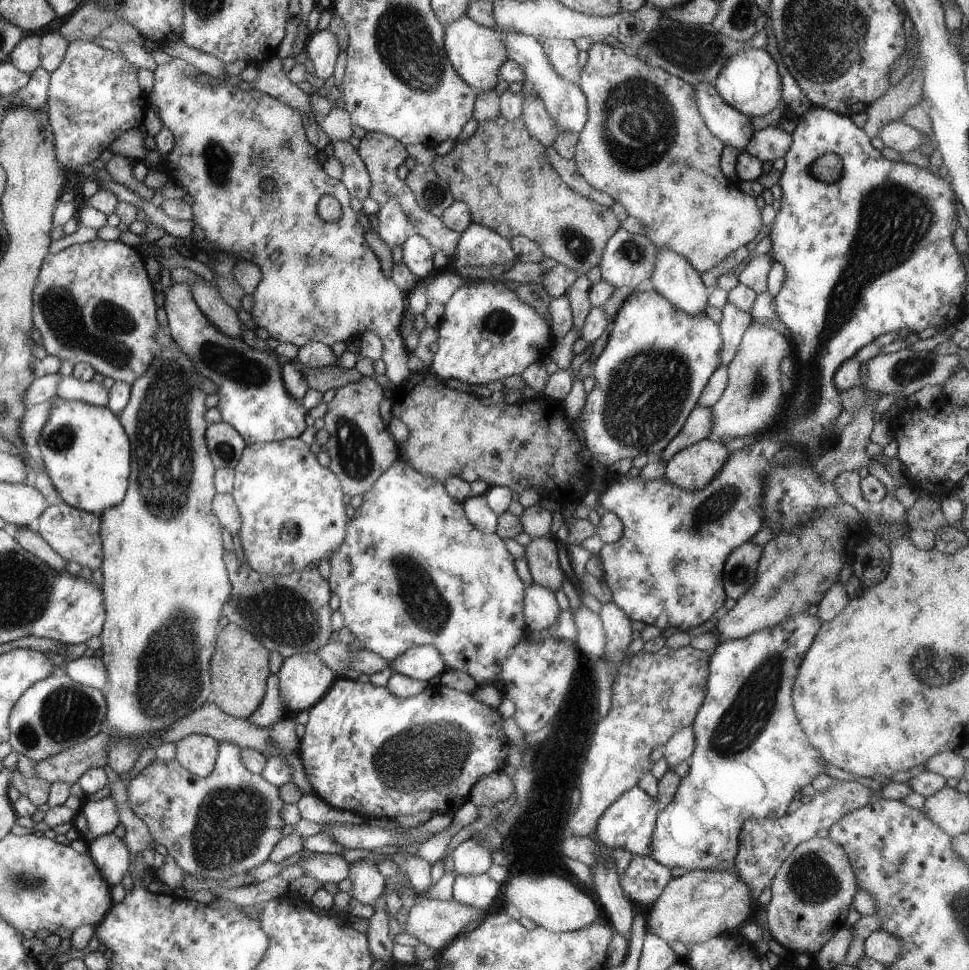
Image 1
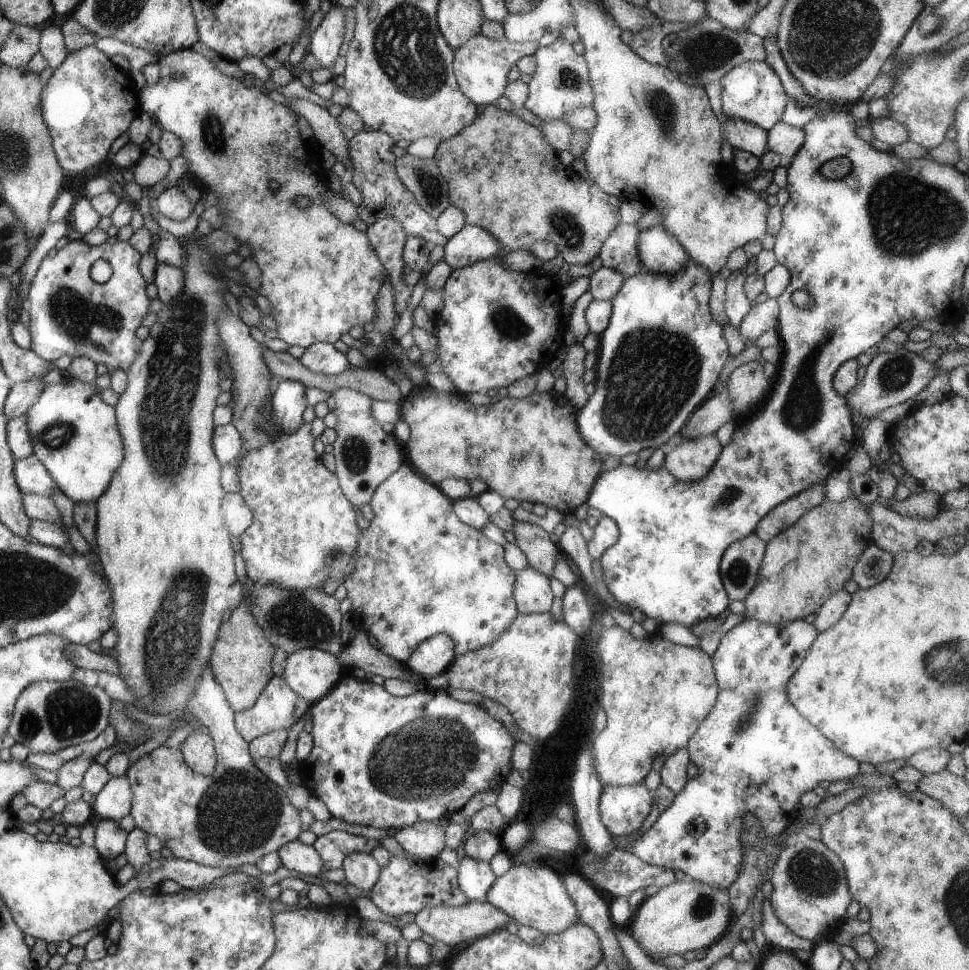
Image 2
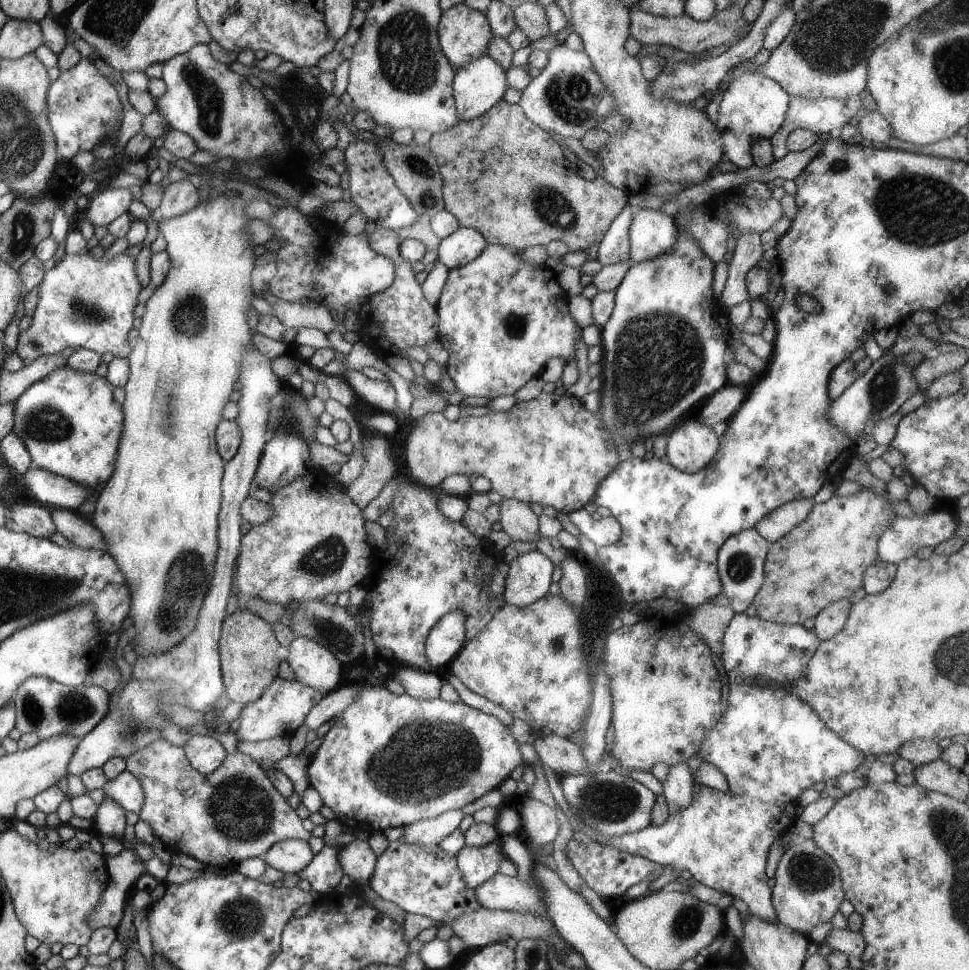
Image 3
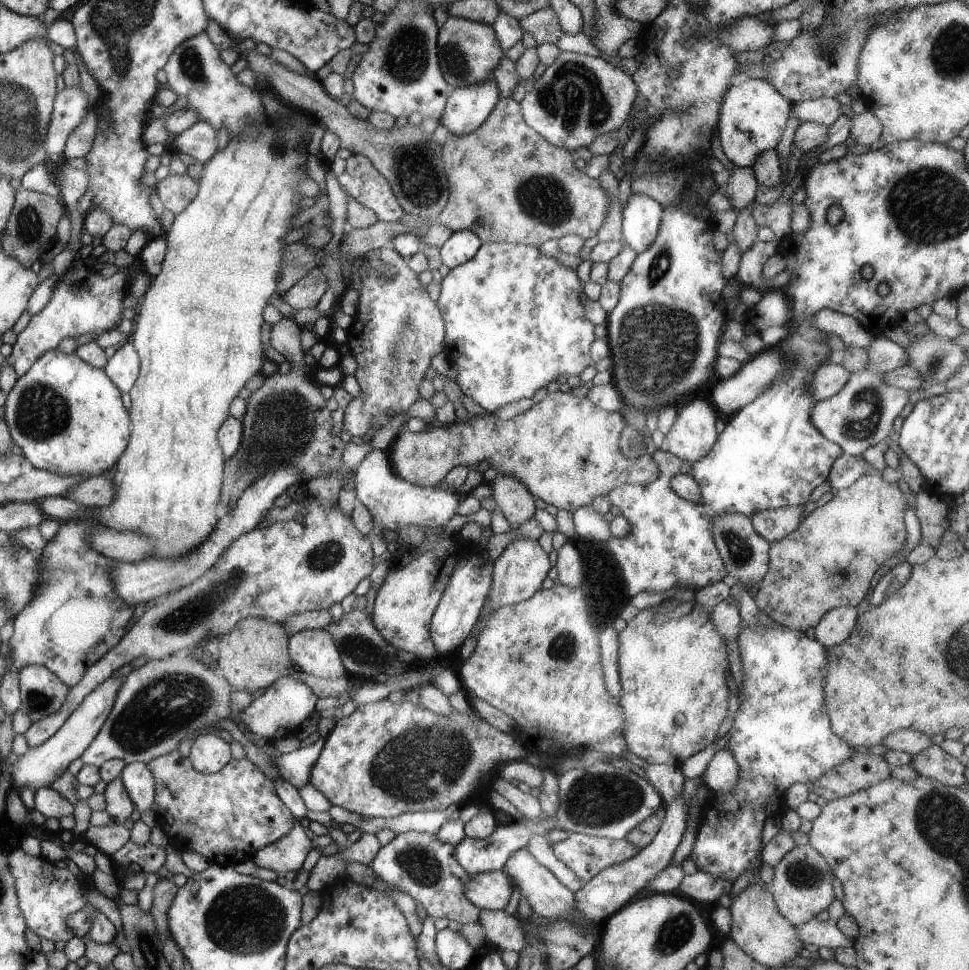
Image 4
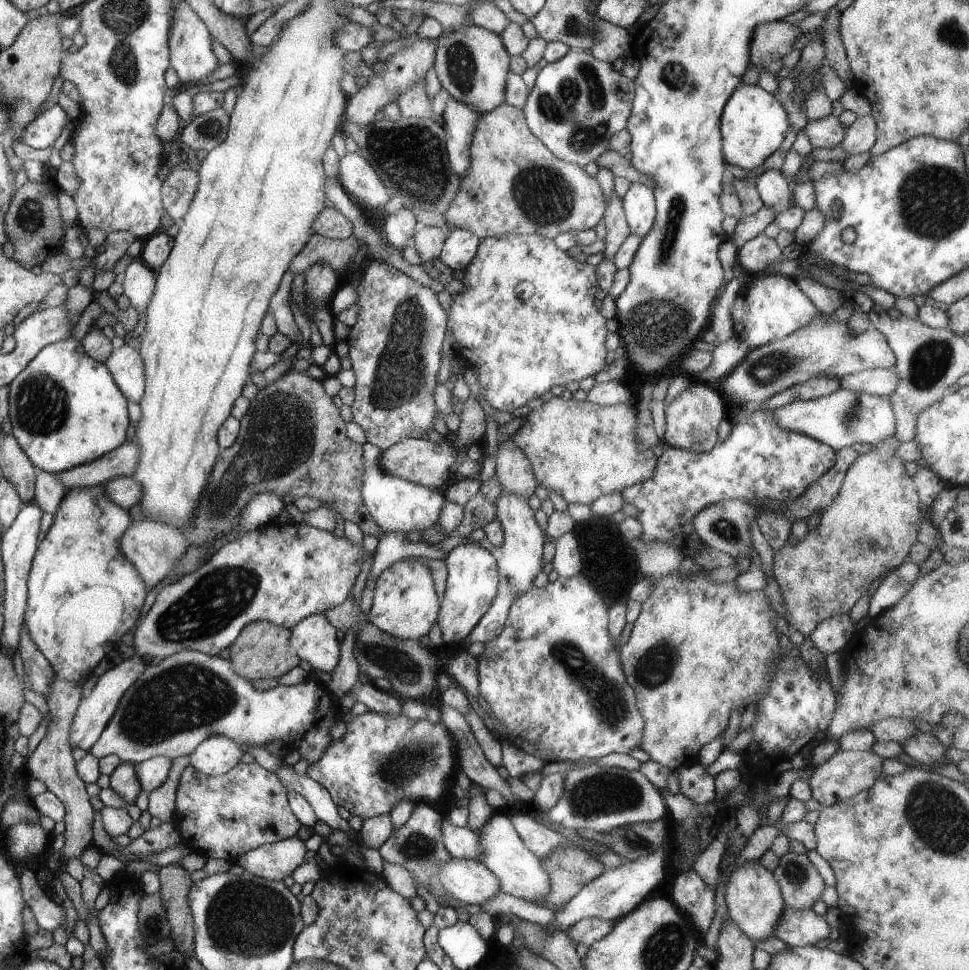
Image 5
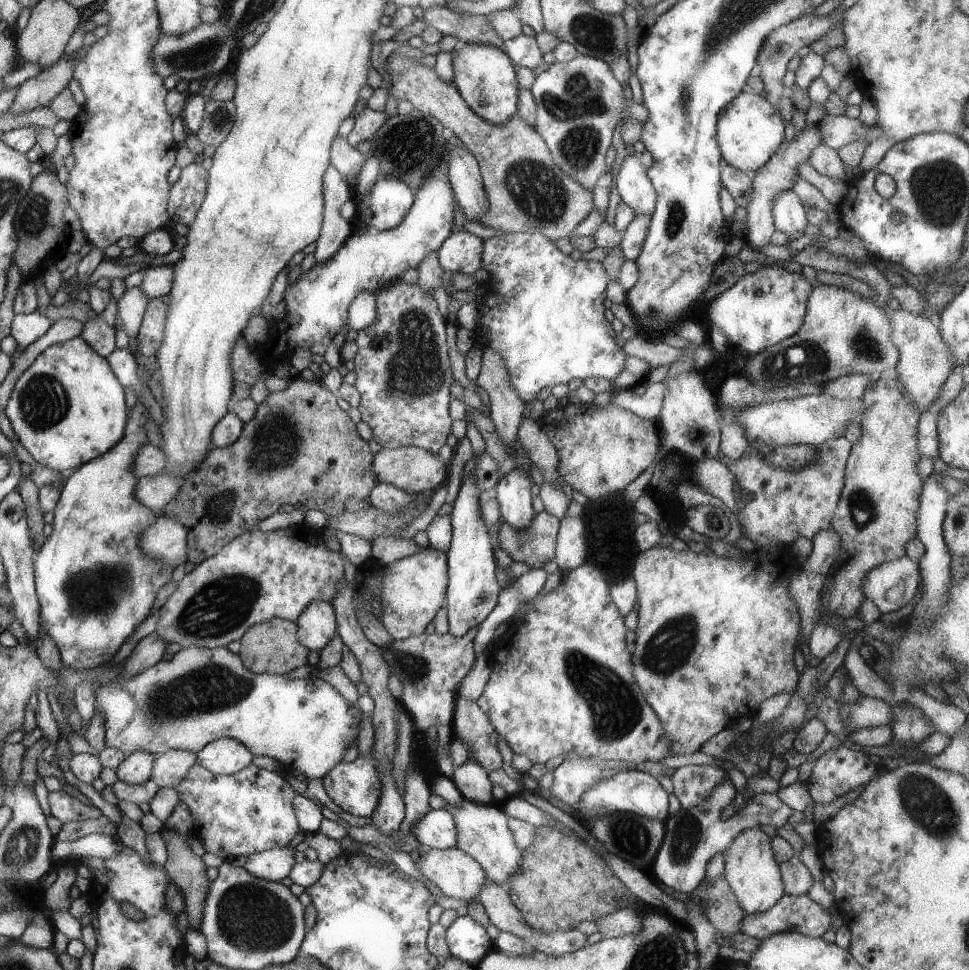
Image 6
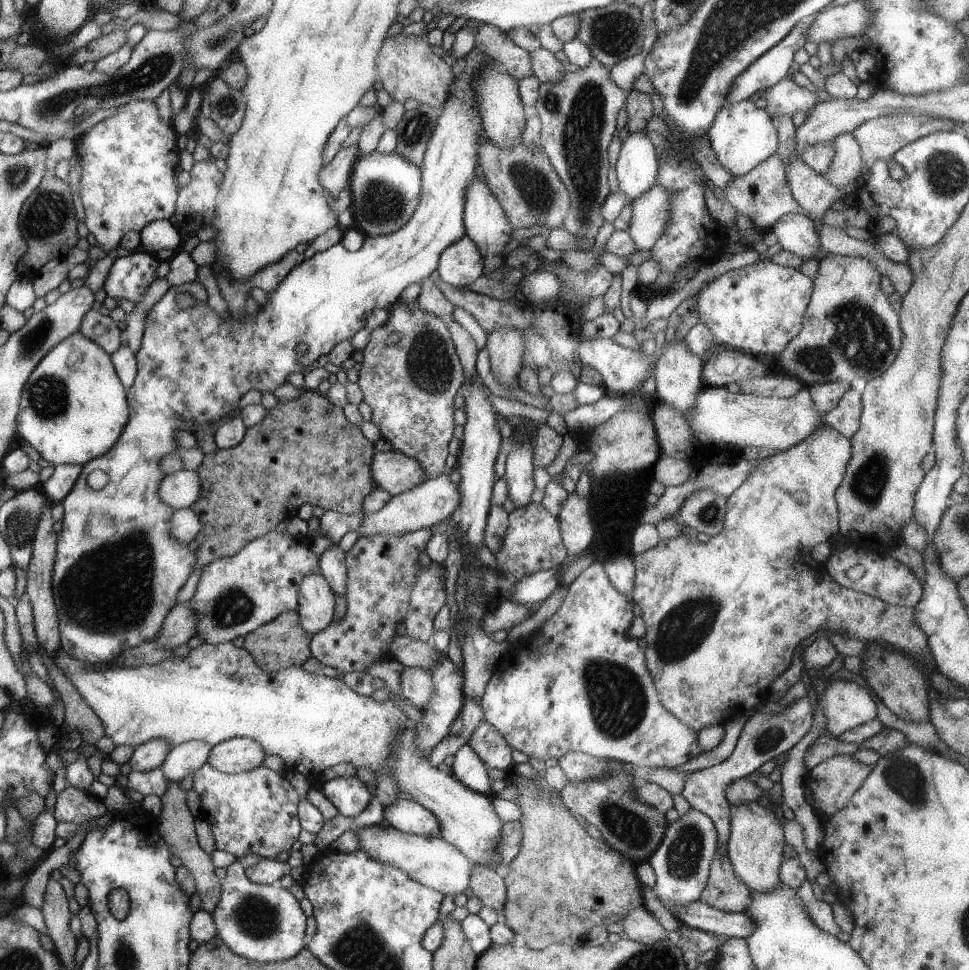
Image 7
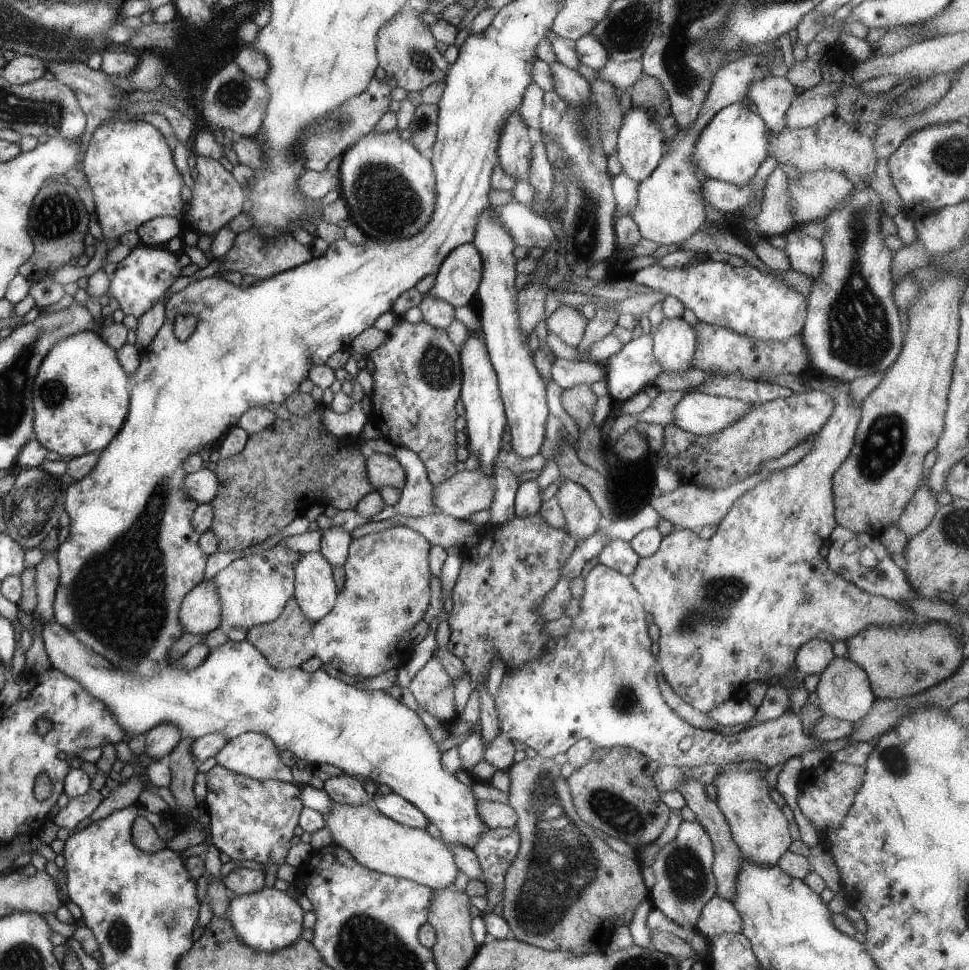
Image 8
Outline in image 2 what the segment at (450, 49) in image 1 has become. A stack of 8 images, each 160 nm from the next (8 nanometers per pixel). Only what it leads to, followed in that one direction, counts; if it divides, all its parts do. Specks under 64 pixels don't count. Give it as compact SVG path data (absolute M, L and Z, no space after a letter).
M482 34L470 37L460 48L454 49L453 69L462 94L476 106L492 105L505 94L508 72L518 60L526 55L534 55L539 49L538 41L513 43L508 39L493 41Z

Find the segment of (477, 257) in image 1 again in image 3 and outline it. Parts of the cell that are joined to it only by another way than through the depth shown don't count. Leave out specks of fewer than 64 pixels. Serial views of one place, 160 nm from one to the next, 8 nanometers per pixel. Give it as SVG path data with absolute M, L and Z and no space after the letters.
M458 227L456 232L441 240L437 261L449 269L458 268L474 260L485 248L485 238L472 227Z

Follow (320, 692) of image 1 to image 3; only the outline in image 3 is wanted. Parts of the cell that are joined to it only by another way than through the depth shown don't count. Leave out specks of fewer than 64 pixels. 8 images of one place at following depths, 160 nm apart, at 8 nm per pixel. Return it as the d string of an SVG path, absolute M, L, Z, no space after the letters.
M296 636L289 651L288 664L298 682L324 694L336 690L345 682L343 664L326 645L310 637Z

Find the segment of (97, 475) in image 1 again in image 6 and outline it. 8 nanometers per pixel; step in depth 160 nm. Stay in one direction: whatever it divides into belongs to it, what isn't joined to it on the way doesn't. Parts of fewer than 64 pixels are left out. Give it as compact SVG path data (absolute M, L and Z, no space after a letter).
M81 335L54 344L34 360L17 378L5 413L20 443L36 462L67 475L92 459L105 455L125 436L124 424L128 406L124 387L112 372L106 358L101 357Z

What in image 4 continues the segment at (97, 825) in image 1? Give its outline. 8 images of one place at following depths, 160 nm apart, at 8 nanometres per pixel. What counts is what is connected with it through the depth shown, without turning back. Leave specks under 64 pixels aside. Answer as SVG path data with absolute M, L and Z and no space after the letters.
M130 763L122 769L119 777L140 812L153 808L155 776L148 763Z

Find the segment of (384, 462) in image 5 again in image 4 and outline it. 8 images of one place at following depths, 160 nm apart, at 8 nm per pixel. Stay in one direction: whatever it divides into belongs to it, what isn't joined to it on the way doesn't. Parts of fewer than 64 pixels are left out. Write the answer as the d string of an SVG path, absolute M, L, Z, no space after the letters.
M558 391L555 393L548 393L548 396L546 396L541 402L538 402L538 404L534 403L529 410L510 418L509 420L502 420L496 414L486 414L482 417L471 415L467 421L455 421L450 424L430 424L425 431L419 433L402 430L391 442L389 452L392 454L392 467L394 472L396 472L399 477L423 487L438 487L439 484L443 482L446 474L448 474L448 472L450 472L450 470L454 467L462 465L471 468L478 466L482 460L488 460L490 466L496 468L498 473L512 475L513 477L519 478L519 481L524 483L528 487L528 490L530 490L536 498L544 500L544 502L548 505L554 505L557 509L564 508L564 510L573 513L580 507L591 505L592 501L595 498L598 498L598 496L606 496L606 494L617 486L623 484L645 486L650 484L651 481L654 481L655 477L659 475L659 466L656 464L652 455L645 454L635 459L629 459L620 451L618 441L620 438L620 432L622 432L622 429L626 426L626 424L628 424L628 422L621 412L606 411L601 407L594 405L588 397L577 397L572 395L572 393L563 393L562 391Z

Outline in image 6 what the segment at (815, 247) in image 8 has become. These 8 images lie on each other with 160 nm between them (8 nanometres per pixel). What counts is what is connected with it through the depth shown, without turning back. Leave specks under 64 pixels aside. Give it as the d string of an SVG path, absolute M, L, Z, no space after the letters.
M783 192L773 204L773 219L775 230L780 230L791 241L803 236L809 224L809 212L796 193Z

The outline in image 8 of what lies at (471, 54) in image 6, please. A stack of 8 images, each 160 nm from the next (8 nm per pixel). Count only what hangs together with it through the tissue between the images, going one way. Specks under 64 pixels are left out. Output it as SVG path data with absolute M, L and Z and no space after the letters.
M517 110L510 115L503 128L497 150L502 170L518 181L529 175L533 145L528 137L528 126Z

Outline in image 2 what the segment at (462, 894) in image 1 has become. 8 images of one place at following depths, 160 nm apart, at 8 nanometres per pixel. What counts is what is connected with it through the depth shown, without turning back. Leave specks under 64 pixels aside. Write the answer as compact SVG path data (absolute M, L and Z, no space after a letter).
M465 855L457 869L457 881L460 890L470 901L484 900L488 889L497 879L490 862L479 861Z

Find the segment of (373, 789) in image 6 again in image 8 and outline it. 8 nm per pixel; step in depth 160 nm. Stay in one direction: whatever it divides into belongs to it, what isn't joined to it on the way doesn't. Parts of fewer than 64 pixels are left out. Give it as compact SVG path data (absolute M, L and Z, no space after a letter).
M344 775L324 778L323 789L328 793L332 802L336 801L347 805L366 805L370 796L364 789L363 782L356 777Z

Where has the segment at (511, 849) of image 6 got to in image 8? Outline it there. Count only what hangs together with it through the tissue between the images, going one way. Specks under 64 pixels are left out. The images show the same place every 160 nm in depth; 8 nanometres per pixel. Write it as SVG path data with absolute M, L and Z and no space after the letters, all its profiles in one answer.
M50 619L48 622L43 624L42 630L43 645L48 655L49 661L53 668L57 668L60 672L74 678L88 691L91 692L96 698L103 700L107 707L112 709L114 716L117 721L123 726L126 735L139 735L146 734L152 730L157 724L162 723L174 723L181 728L183 732L182 737L192 737L196 740L198 737L209 735L222 731L228 738L233 739L237 736L244 735L249 732L262 733L263 735L269 736L282 751L290 750L293 752L298 759L308 762L313 768L319 764L332 764L336 768L340 768L342 772L347 775L355 776L360 778L362 782L366 780L376 781L379 784L386 784L390 786L394 793L399 794L402 798L410 801L415 807L418 807L424 816L429 820L430 823L436 825L442 833L442 840L446 844L450 845L466 845L474 849L477 843L478 837L488 828L481 821L480 815L477 811L478 800L473 796L470 787L464 785L455 775L450 774L441 763L441 750L436 744L436 741L429 735L428 729L420 715L408 709L406 705L392 697L384 689L379 690L364 690L363 688L357 689L354 685L348 685L341 682L339 679L333 678L326 673L326 669L320 668L312 673L307 673L301 669L301 667L277 669L269 663L266 656L262 654L257 648L254 648L253 644L250 644L248 640L244 639L242 642L227 641L225 644L218 646L214 649L210 649L208 658L194 670L186 670L185 668L176 667L174 663L164 667L155 677L147 679L142 673L133 673L126 669L116 668L113 664L110 664L109 660L106 660L101 654L95 653L88 645L82 644L81 640L70 630L68 630L62 623L59 623L56 619Z

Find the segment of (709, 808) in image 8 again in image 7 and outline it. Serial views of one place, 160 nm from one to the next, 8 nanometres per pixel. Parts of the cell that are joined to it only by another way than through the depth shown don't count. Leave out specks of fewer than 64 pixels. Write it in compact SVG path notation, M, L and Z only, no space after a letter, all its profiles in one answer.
M715 852L709 866L709 881L701 900L724 912L745 912L751 901L751 890L735 873L727 853Z

